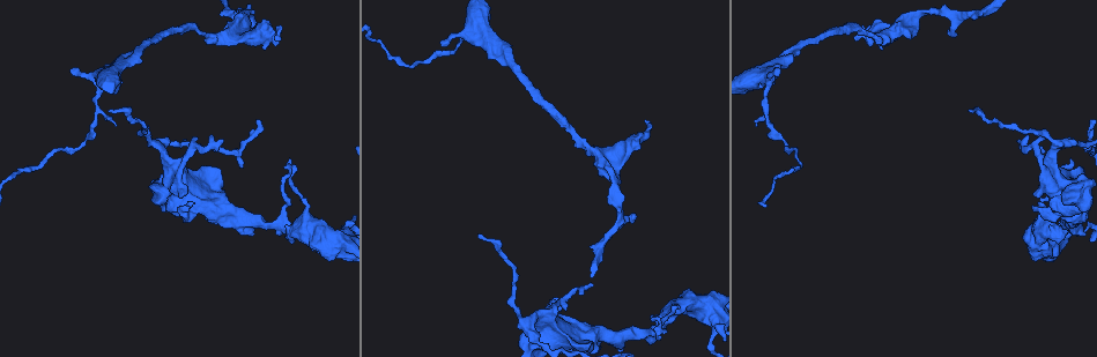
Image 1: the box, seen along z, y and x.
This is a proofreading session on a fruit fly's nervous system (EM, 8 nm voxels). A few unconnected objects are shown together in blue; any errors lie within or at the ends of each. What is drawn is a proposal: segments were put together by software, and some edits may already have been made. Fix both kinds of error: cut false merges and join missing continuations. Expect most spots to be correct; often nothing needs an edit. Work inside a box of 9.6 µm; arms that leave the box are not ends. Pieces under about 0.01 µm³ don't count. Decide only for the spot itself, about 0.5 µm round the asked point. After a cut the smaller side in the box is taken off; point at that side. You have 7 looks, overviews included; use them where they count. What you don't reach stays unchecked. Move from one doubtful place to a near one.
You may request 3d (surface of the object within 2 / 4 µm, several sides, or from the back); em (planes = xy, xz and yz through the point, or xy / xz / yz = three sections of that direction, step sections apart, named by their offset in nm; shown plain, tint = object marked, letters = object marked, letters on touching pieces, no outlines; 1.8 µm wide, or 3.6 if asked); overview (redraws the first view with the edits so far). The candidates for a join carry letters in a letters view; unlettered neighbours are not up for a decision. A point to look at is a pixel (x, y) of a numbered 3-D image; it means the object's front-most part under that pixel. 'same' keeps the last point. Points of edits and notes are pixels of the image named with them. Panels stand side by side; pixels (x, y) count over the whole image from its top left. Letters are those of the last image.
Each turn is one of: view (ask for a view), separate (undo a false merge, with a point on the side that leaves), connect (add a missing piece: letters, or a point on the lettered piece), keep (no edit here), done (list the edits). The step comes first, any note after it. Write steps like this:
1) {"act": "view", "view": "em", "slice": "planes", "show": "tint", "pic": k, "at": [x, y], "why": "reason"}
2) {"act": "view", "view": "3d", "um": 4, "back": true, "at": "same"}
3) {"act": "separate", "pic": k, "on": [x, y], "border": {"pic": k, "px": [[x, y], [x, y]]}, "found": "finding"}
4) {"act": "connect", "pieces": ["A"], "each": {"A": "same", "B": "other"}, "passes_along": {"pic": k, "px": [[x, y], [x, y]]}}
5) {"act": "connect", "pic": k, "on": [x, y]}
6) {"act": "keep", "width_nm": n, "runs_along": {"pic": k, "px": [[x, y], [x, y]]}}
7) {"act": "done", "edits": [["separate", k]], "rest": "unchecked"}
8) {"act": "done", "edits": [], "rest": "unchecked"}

{"act": "view", "view": "3d", "um": 4, "back": true, "pic": 1, "at": [288, 177], "why": "touches itself"}

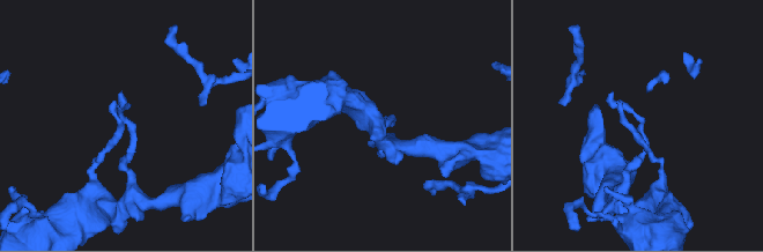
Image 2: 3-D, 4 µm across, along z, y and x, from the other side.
{"act": "view", "view": "em", "slice": "planes", "show": "letters", "pic": 2, "at": [643, 123]}

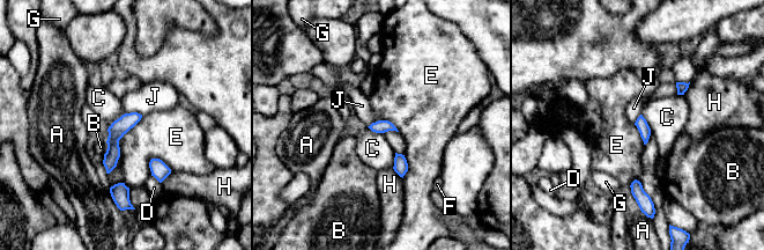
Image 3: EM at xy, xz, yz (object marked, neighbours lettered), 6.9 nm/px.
{"act": "keep", "width_nm": 80, "each": {"A": "other", "B": "other", "C": "other", "D": "other", "E": "other", "F": "other", "G": "other", "H": "other", "J": "other"}, "runs_along": {"pic": 3, "px": [[136, 116], [115, 135], [109, 168]]}, "found": "one cell here"}

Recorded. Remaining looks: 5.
{"act": "view", "view": "em", "slice": "planes", "show": "tint", "pic": 1, "at": [950, 35], "why": "branch stops here"}

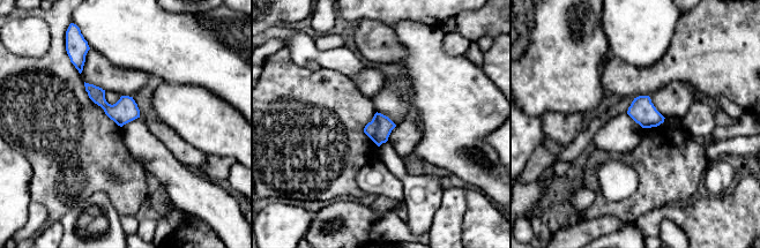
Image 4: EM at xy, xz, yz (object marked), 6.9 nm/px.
{"act": "view", "view": "em", "slice": "planes", "show": "letters", "at": "same", "why": "what lies round it"}

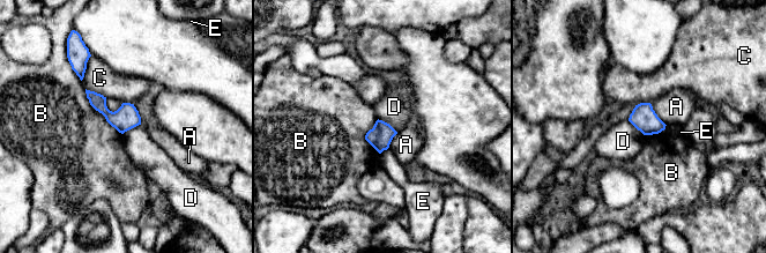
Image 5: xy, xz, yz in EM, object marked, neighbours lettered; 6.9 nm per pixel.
{"act": "keep", "width_nm": 170, "each": {"A": "other", "B": "other", "C": "other", "D": "other", "E": "other"}, "border": {"pic": 5, "px": [[378, 118], [386, 121], [396, 132]]}, "found": "no lettered piece goes on from it"}

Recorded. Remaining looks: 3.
{"act": "view", "view": "3d", "um": 4, "pic": 1, "at": [646, 121], "why": "branch stops here"}

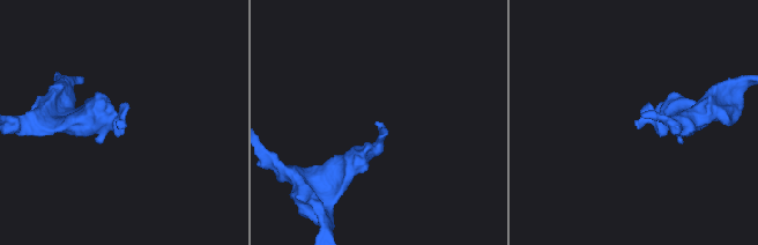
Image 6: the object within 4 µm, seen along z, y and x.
{"act": "view", "view": "em", "slice": "xz", "step": 16, "show": "tint", "pic": 6, "at": [116, 125], "why": "now the EM"}

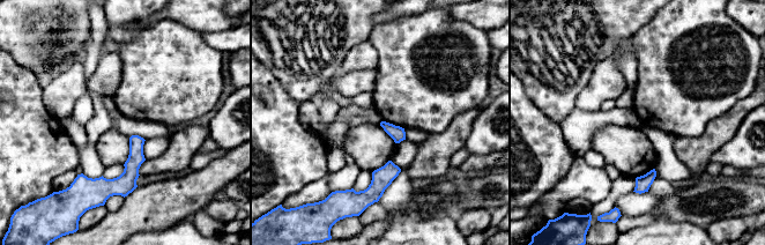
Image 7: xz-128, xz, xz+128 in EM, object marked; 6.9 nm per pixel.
{"act": "view", "view": "em", "slice": "yz", "step": 8, "show": "letters", "at": "same", "why": "cut it another way"}

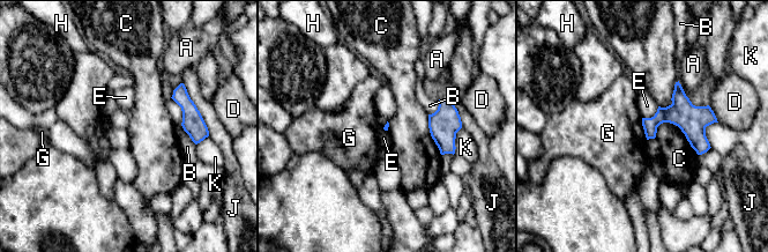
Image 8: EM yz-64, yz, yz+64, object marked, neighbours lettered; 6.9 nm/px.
{"act": "keep", "each": {"A": "other", "B": "other", "C": "other", "D": "other", "E": "other", "G": "other", "H": "other", "J": "other", "K": "other"}, "border": {"pic": 8, "px": [[656, 127], [675, 124], [698, 154]]}, "found": "none of them fits"}

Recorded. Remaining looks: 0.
{"act": "done", "edits": [], "rest": "unchecked"}

